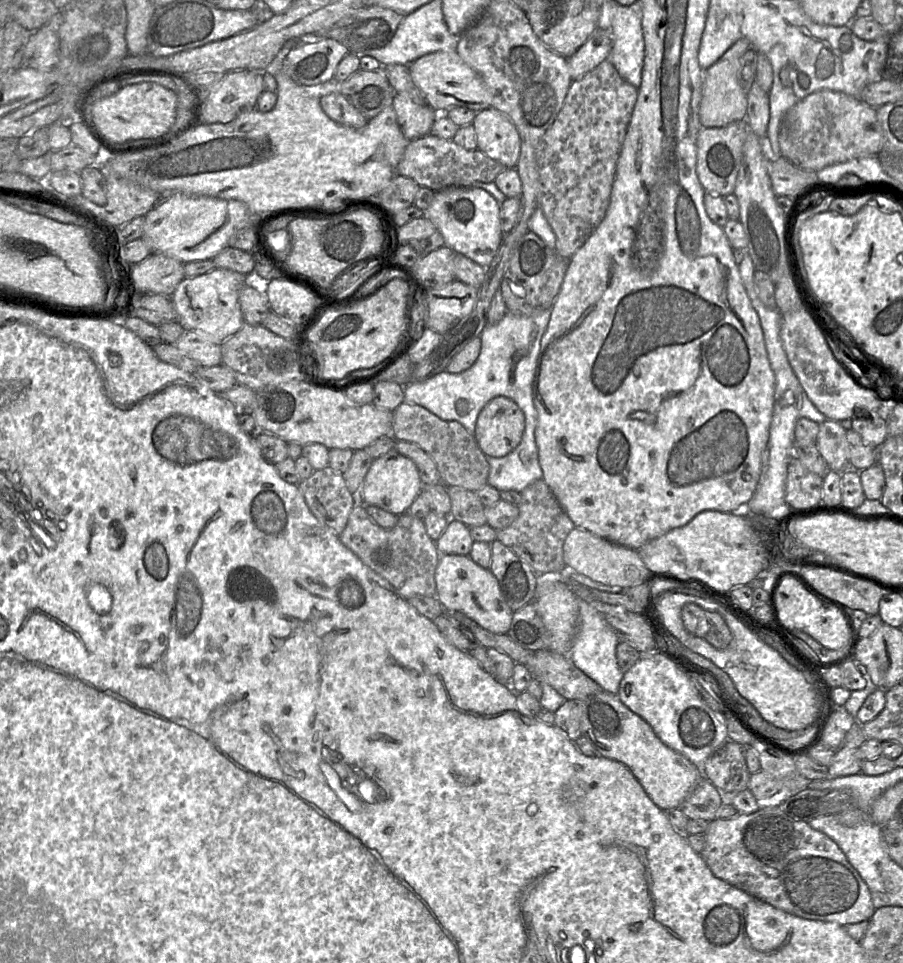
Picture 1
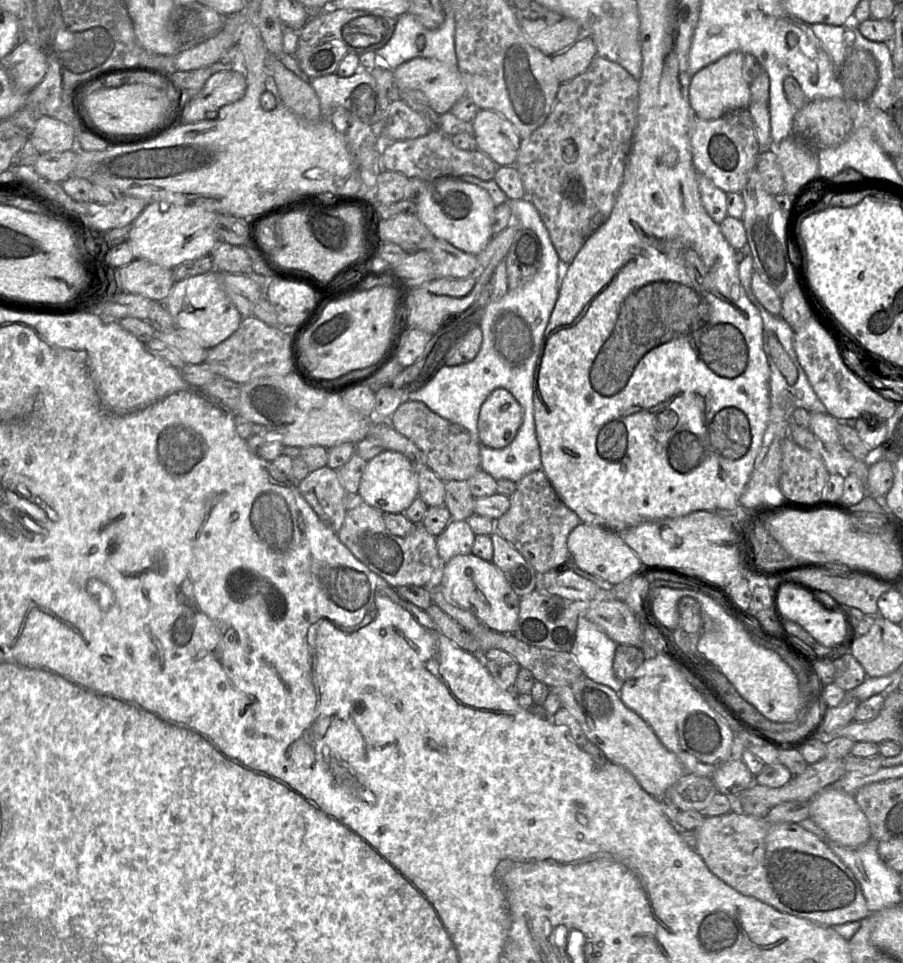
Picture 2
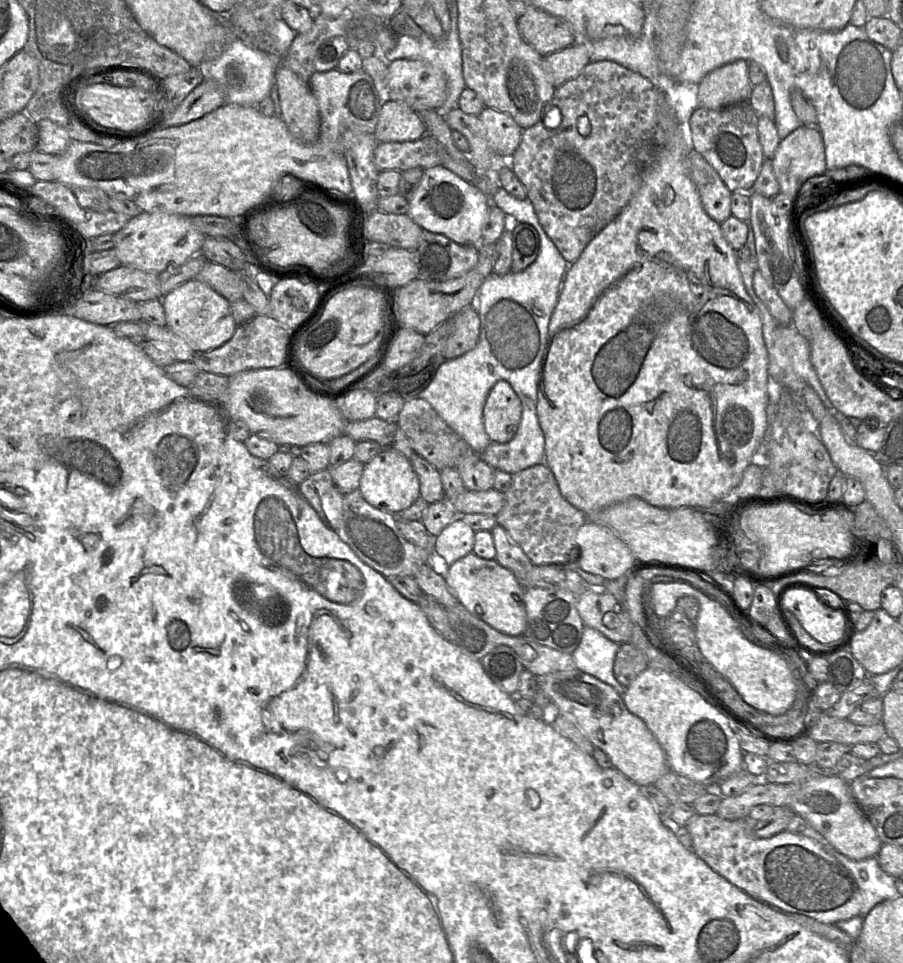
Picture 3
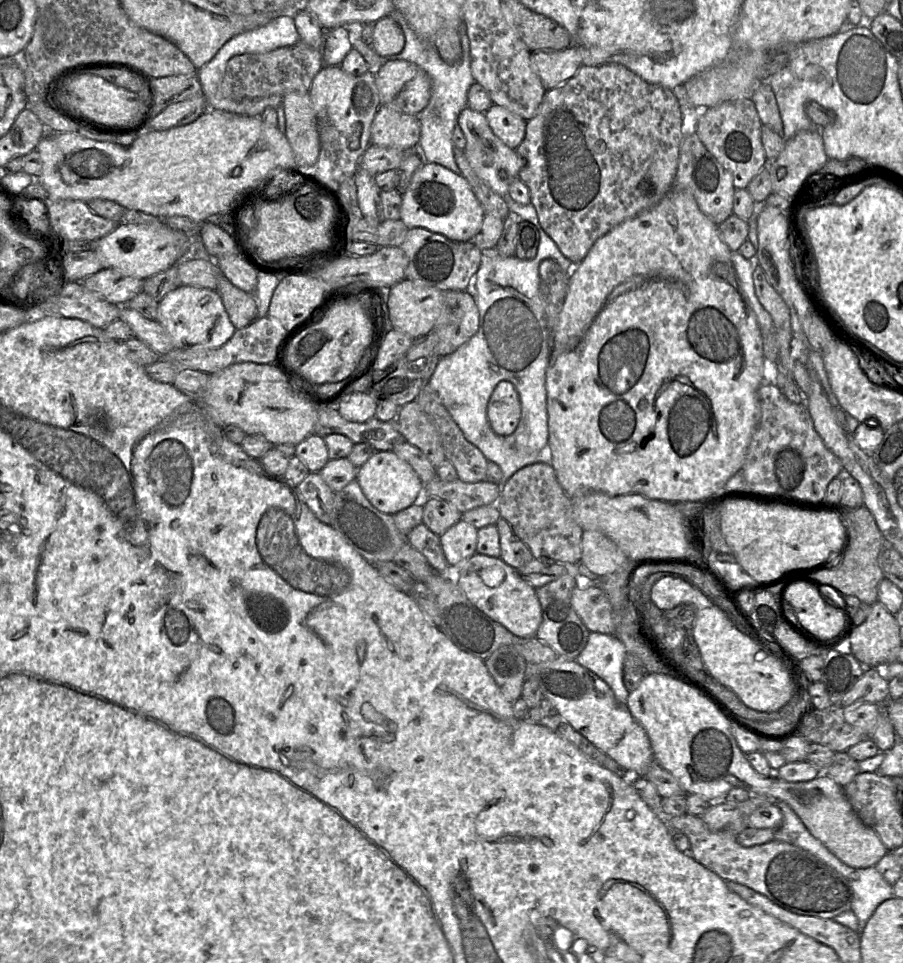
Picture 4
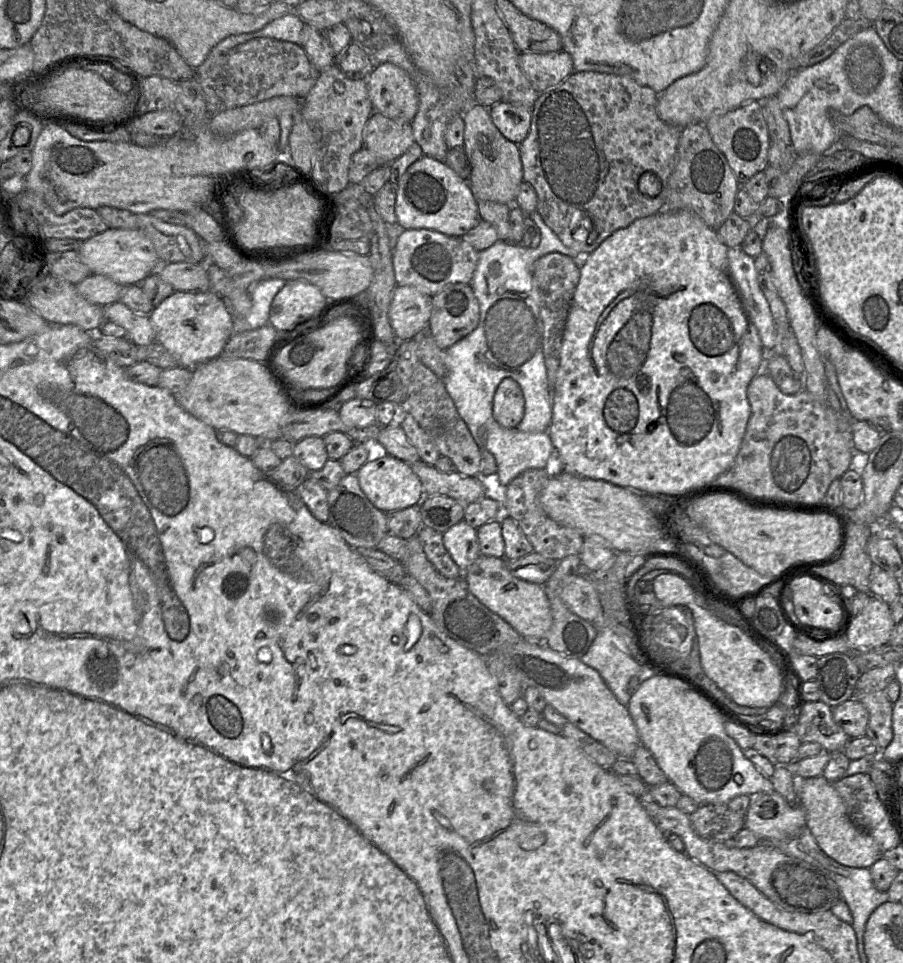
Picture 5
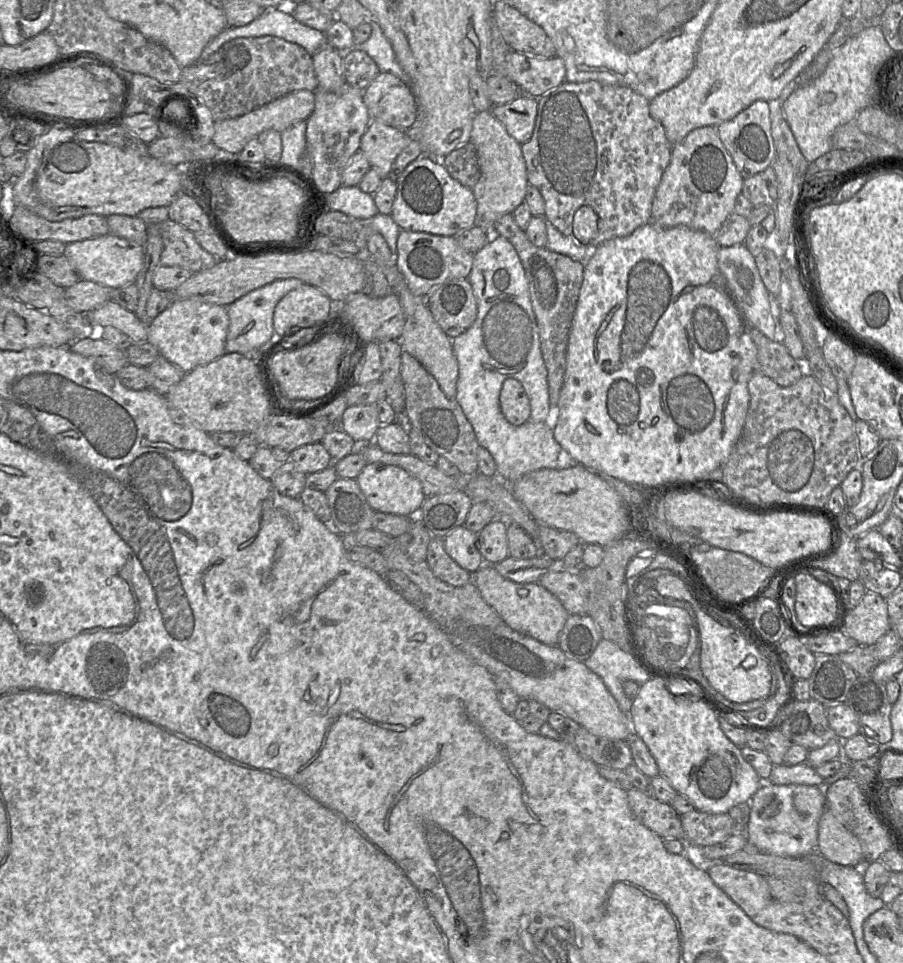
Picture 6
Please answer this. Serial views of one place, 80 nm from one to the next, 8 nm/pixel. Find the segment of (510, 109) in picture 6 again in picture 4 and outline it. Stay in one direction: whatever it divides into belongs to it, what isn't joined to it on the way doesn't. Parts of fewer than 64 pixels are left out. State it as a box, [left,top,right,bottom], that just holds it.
[485,105,527,149]

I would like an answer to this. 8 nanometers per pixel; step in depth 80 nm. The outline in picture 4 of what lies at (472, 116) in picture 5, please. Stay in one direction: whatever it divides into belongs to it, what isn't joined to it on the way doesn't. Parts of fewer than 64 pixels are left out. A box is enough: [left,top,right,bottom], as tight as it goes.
[457,108,522,196]

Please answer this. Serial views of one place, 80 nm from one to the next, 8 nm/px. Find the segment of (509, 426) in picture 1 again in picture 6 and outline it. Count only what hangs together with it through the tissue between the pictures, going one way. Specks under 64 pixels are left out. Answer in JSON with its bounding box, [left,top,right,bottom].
[499,378,530,426]

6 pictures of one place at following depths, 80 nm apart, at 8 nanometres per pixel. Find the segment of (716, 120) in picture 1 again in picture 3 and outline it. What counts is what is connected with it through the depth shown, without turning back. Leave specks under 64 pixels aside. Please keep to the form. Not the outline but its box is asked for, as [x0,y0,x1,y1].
[697,60,752,110]

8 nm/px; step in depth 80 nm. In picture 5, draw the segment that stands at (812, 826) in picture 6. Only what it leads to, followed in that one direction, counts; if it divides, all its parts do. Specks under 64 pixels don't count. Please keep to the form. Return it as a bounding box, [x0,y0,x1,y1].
[745,791,806,840]

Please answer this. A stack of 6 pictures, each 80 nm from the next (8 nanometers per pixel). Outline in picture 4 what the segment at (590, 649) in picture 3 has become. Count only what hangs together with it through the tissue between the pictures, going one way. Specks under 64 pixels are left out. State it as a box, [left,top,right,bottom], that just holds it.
[575,632,629,704]

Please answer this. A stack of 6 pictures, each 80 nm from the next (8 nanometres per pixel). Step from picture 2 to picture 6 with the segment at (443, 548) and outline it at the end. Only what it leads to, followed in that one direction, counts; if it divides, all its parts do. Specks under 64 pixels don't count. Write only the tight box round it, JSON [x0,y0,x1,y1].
[442,525,485,573]

